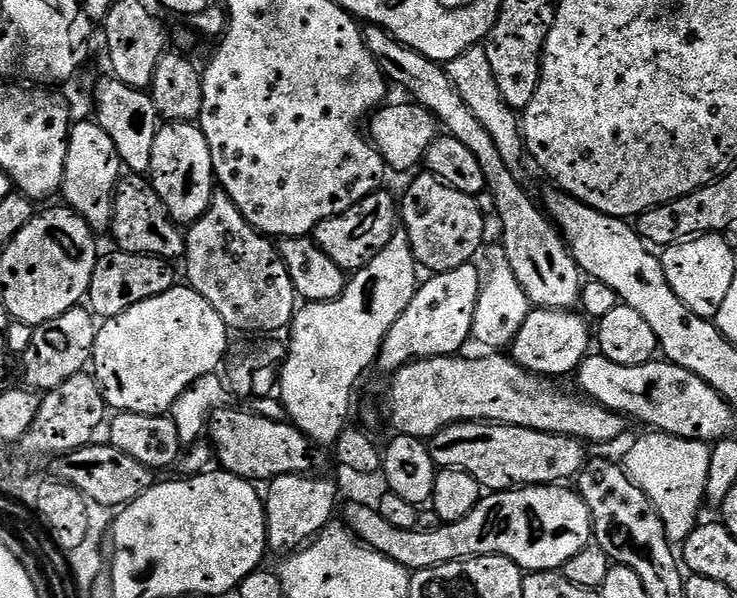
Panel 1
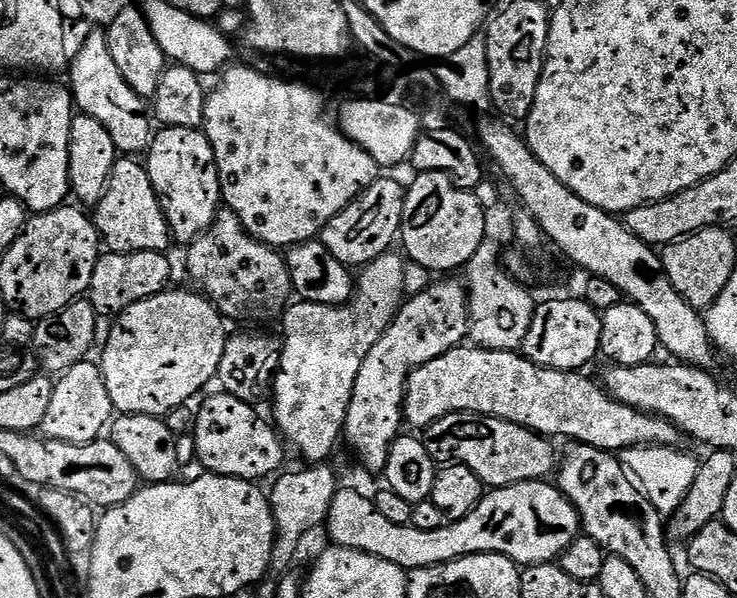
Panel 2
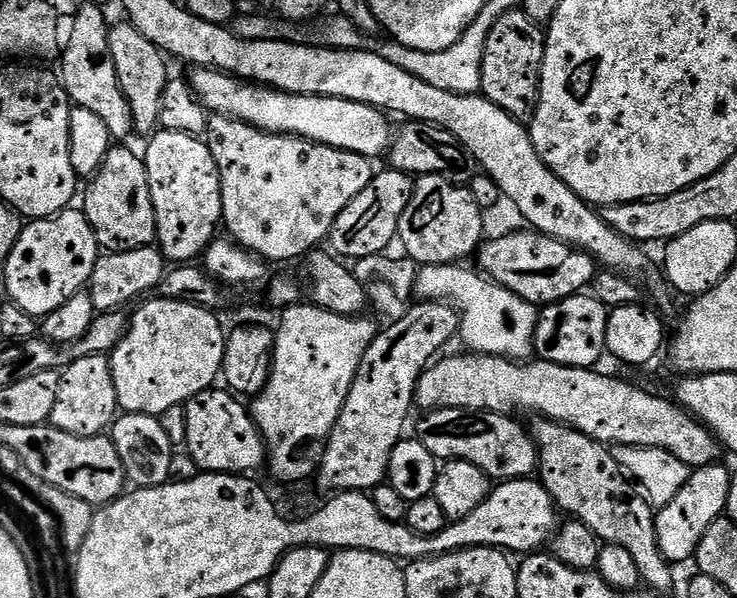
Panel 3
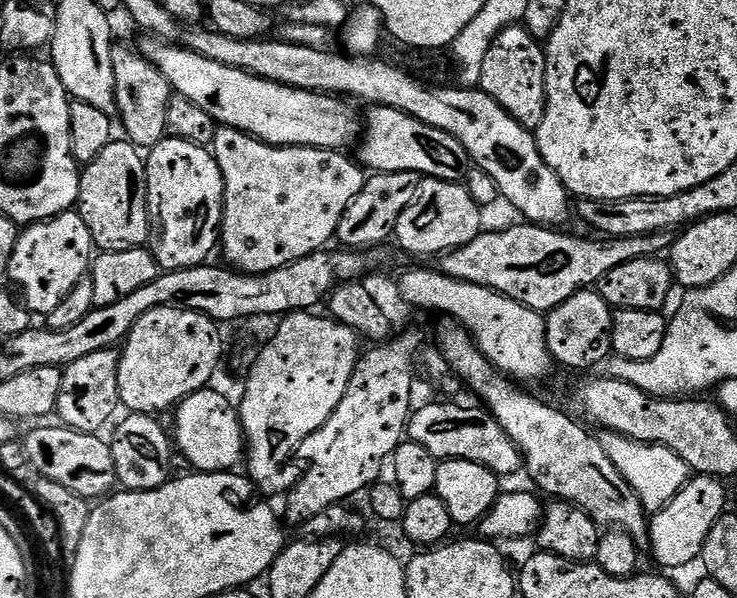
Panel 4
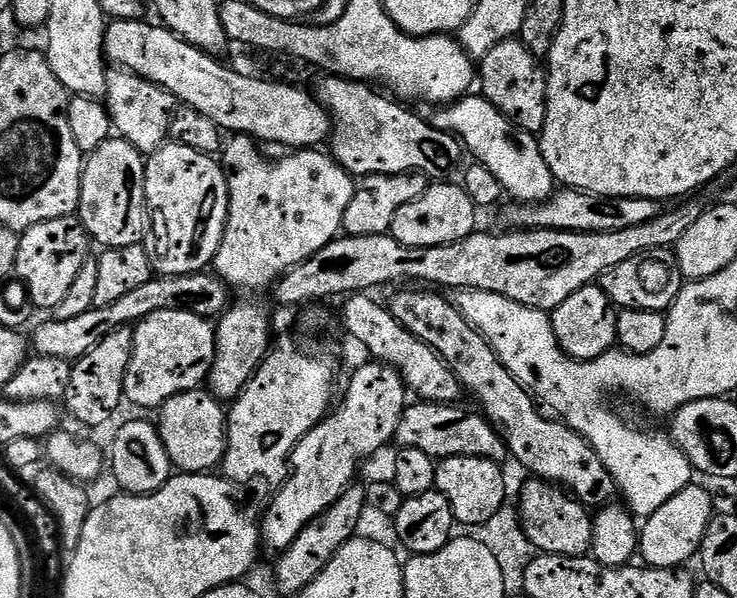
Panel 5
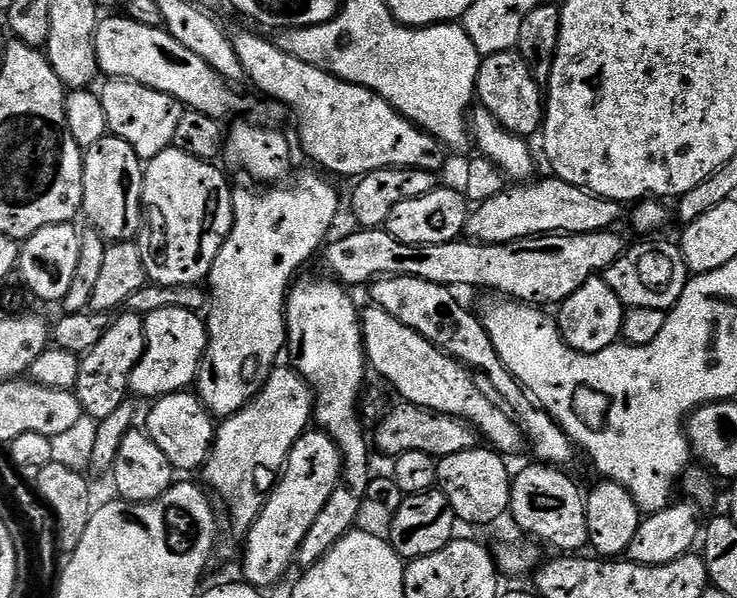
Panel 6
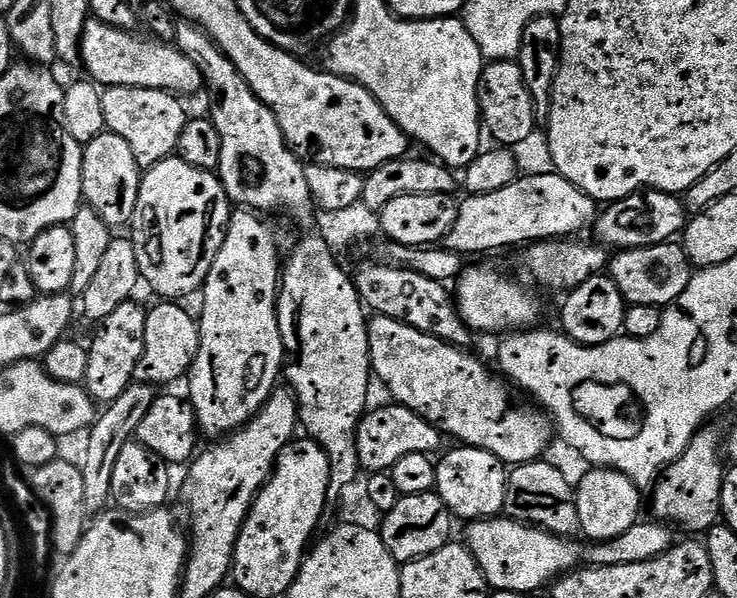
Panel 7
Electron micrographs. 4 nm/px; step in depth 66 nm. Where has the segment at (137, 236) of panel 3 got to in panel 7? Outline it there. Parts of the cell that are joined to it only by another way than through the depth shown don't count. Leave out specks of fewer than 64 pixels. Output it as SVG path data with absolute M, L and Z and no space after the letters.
M105 131L98 138L94 138L90 143L83 145L84 161L82 162L82 190L84 191L83 203L89 208L93 208L106 222L109 228L119 230L120 227L131 225L132 215L138 206L138 190L140 189L140 177L142 169L138 162L134 162L134 154L130 151L127 142L118 138L118 134Z

